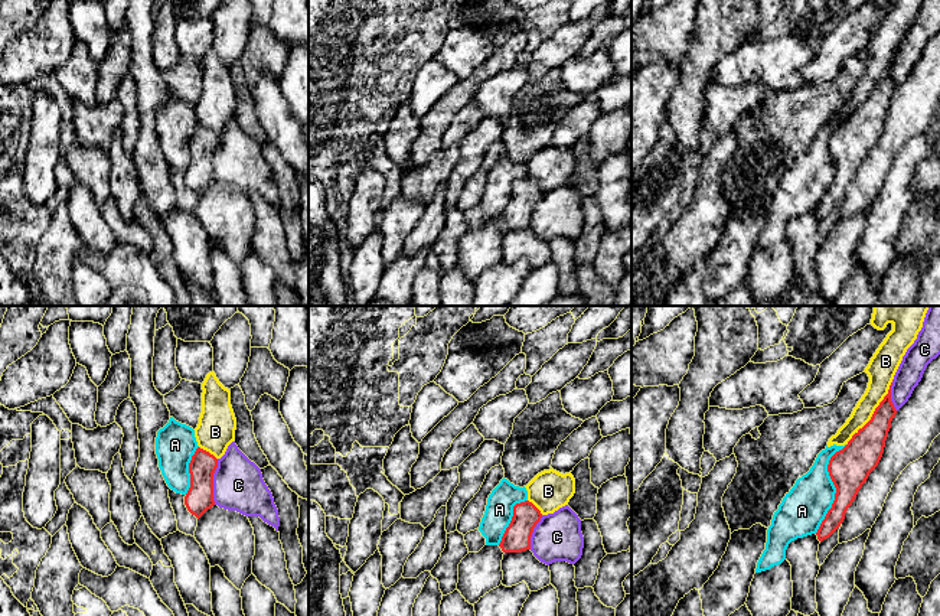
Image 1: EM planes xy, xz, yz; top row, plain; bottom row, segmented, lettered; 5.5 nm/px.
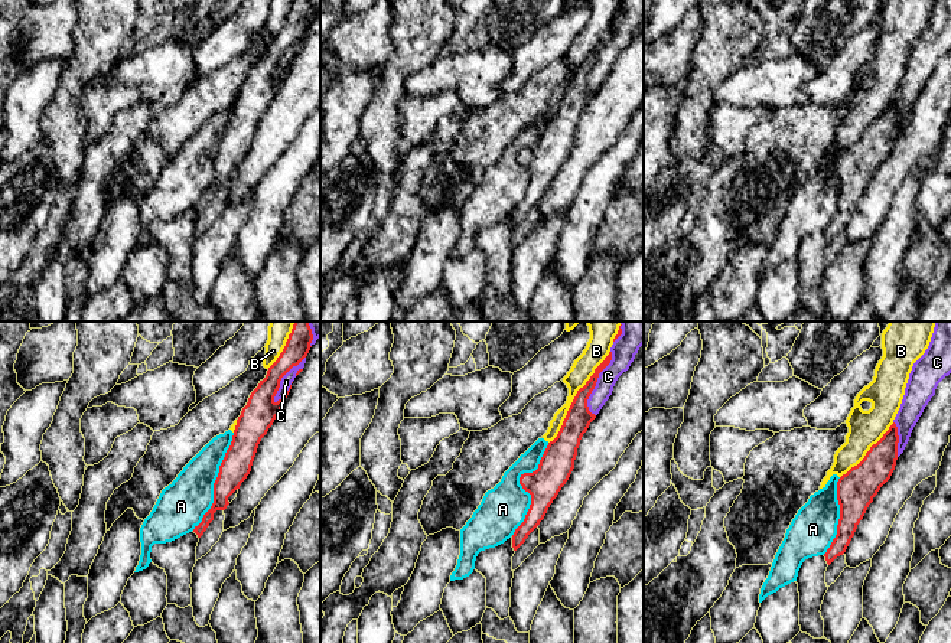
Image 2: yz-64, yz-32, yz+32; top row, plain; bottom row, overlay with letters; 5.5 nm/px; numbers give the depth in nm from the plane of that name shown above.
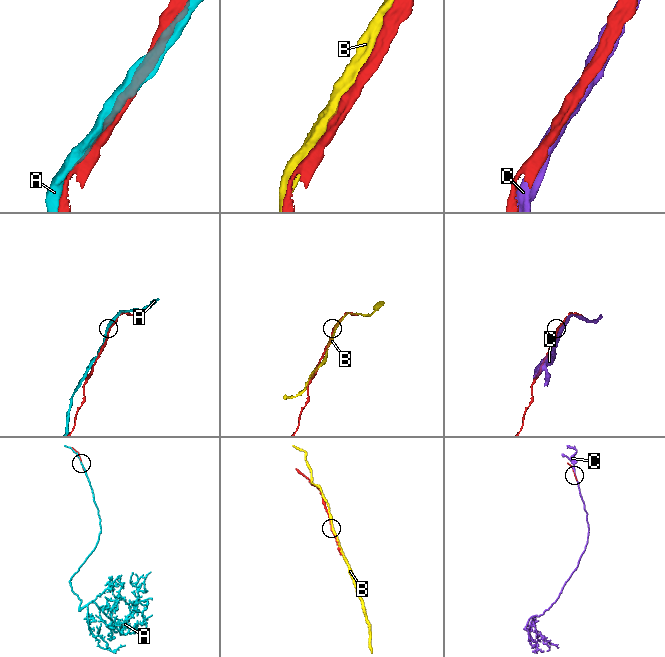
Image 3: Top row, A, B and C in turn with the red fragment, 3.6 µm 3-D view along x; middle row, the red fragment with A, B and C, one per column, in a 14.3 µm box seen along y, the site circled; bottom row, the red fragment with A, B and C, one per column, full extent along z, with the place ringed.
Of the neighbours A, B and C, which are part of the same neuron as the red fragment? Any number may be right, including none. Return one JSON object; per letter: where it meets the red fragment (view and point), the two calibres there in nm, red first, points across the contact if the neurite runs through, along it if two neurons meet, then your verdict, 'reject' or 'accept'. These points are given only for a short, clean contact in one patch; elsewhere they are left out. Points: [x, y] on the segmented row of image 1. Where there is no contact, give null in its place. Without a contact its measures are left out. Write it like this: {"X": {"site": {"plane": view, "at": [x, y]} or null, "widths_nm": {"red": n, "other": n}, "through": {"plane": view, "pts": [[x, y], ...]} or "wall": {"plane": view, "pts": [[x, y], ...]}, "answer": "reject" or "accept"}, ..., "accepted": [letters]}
{"A": {"site": {"plane": "yz", "at": [835, 486]}, "widths_nm": {"red": 220, "other": 260}, "answer": "reject"}, "B": {"site": {"plane": "yz", "at": [874, 411]}, "widths_nm": {"red": 200, "other": 160}, "answer": "reject"}, "C": {"site": {"plane": "xy", "at": [212, 482]}, "widths_nm": {"red": 160, "other": 280}, "answer": "reject"}, "accepted": []}

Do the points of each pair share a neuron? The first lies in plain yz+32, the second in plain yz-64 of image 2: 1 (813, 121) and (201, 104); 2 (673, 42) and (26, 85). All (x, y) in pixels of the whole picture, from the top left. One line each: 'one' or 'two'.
1: one
2: two

